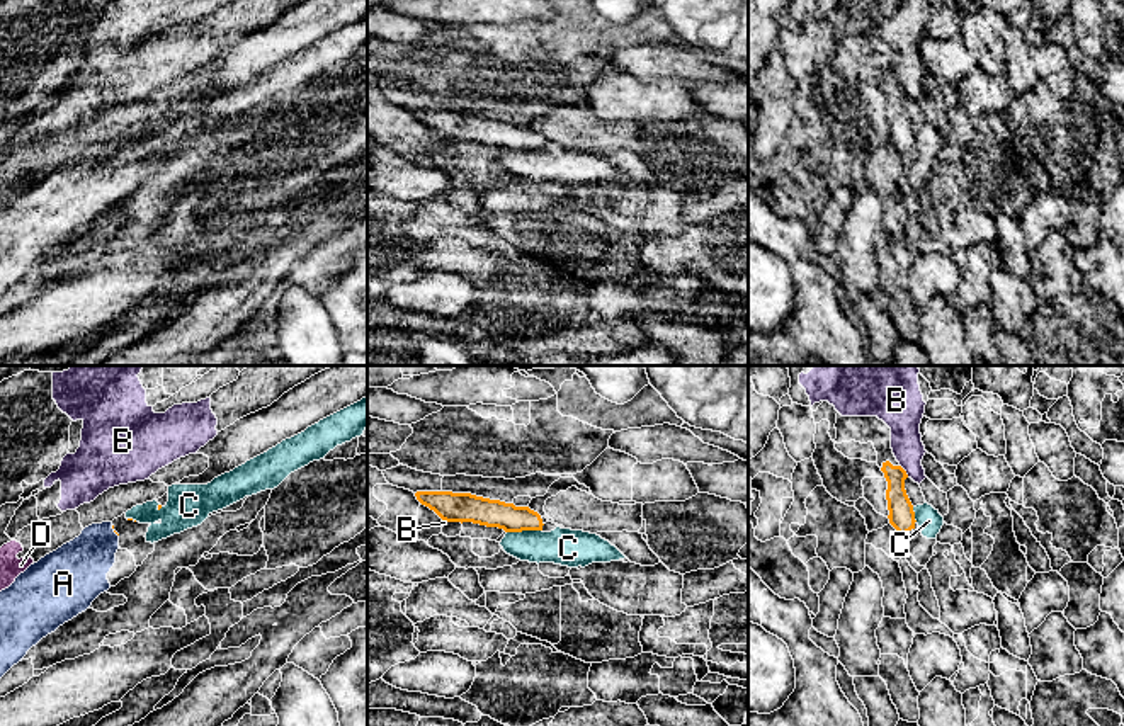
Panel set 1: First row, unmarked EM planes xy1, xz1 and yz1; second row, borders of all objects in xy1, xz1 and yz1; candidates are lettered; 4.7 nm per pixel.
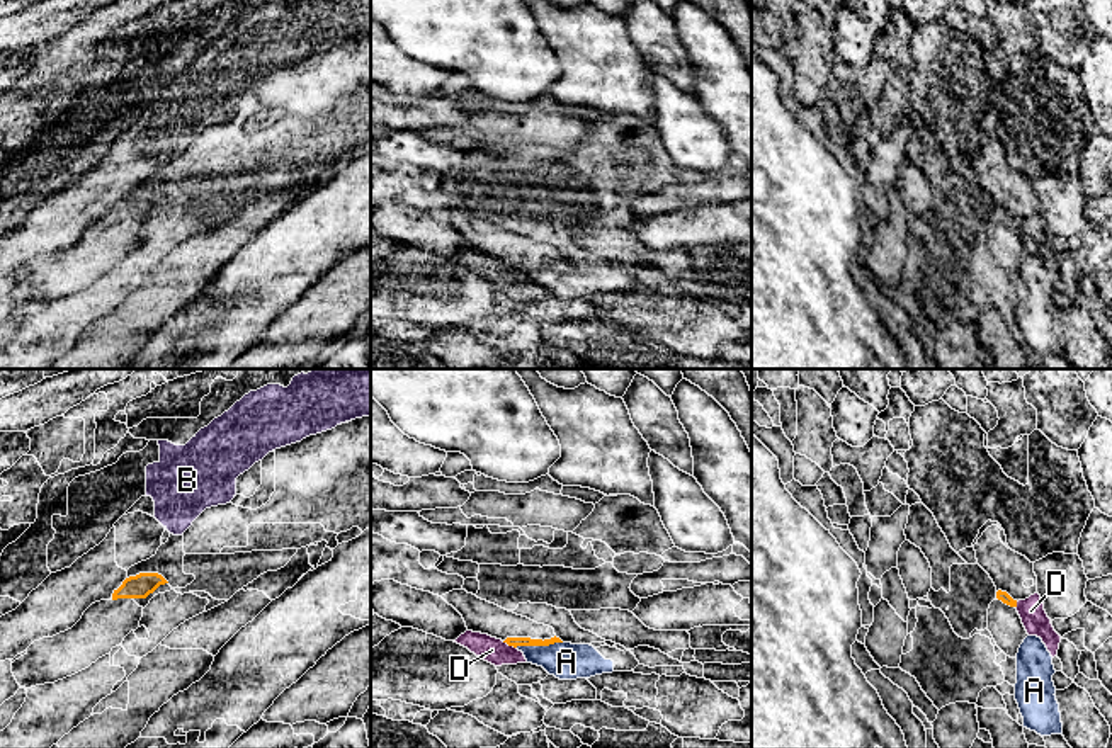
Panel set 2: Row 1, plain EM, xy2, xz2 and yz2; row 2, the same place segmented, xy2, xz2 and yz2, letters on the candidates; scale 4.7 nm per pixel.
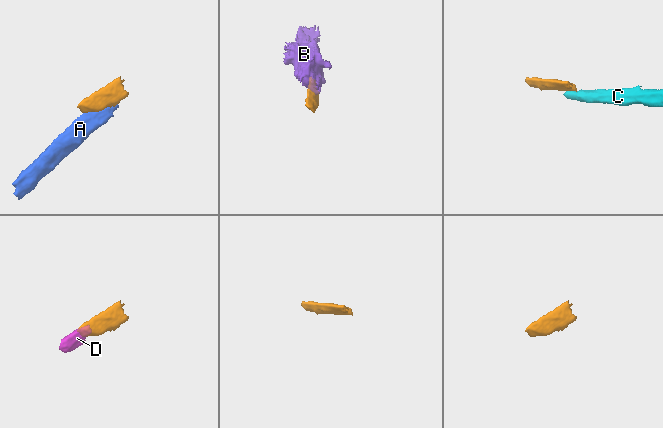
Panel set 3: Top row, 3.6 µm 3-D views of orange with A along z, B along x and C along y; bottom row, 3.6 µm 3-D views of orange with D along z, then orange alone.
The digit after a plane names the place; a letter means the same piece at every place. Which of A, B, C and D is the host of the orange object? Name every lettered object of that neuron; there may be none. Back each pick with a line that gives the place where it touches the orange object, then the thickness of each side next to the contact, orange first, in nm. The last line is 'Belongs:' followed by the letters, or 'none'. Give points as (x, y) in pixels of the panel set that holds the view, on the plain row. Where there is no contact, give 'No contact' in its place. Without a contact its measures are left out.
Belongs: none

